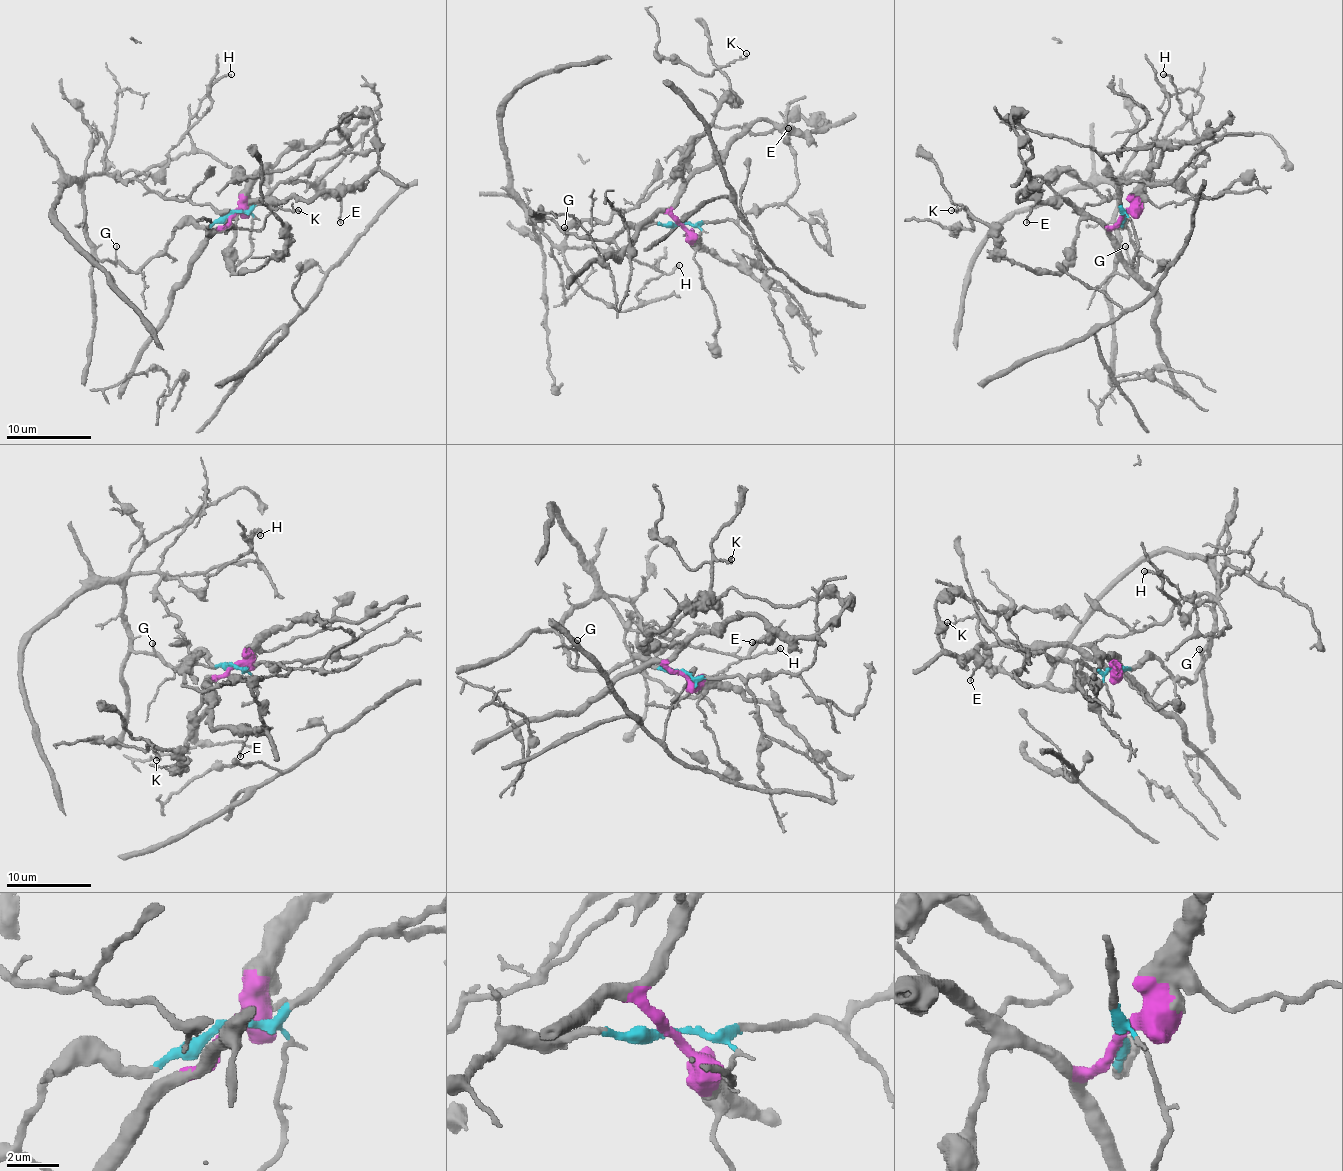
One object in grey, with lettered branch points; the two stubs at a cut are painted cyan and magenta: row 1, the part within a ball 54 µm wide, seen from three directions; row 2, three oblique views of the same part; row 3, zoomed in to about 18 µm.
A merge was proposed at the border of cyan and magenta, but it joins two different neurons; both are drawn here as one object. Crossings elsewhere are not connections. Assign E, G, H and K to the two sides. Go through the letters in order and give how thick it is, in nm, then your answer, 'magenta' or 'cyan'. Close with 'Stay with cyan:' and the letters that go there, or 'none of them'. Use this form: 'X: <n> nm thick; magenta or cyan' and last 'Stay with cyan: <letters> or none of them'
E: 120 nm thick; magenta
G: 110 nm thick; cyan
H: 240 nm thick; cyan
K: 100 nm thick; magenta
Stay with cyan: G, H

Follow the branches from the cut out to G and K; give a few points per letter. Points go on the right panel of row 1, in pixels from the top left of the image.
G: (1122, 214), (1122, 227), (1124, 224), (1137, 250), (1135, 271), (1124, 246)
K: (1122, 214), (1112, 227), (1084, 218), (1063, 267), (1052, 273), (1010, 263), (989, 227), (950, 210)

